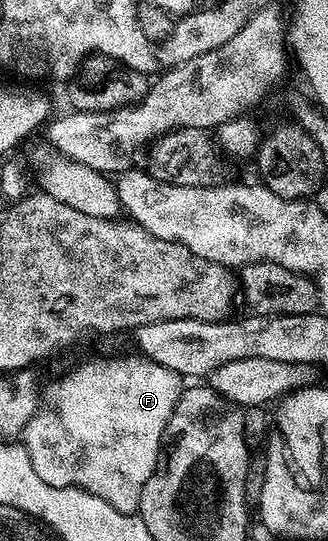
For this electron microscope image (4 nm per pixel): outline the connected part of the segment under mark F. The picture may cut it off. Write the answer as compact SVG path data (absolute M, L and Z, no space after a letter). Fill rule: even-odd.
M140 353L132 354L133 355L117 355L114 359L89 359L86 363L81 363L78 367L71 368L62 379L57 379L54 383L47 384L45 387L45 395L43 391L43 411L45 407L45 419L40 419L40 417L30 419L23 432L25 452L29 455L29 460L35 469L35 473L37 473L39 477L43 477L43 481L47 481L47 485L77 487L80 491L86 491L95 497L99 497L103 501L107 501L107 505L111 505L119 513L123 513L124 515L132 515L140 508L143 485L147 485L147 481L153 476L153 470L157 468L157 458L161 456L161 438L167 429L169 418L177 404L177 398L180 397L183 390L182 376L175 374L171 369L167 369L155 361L145 358L145 356Z

